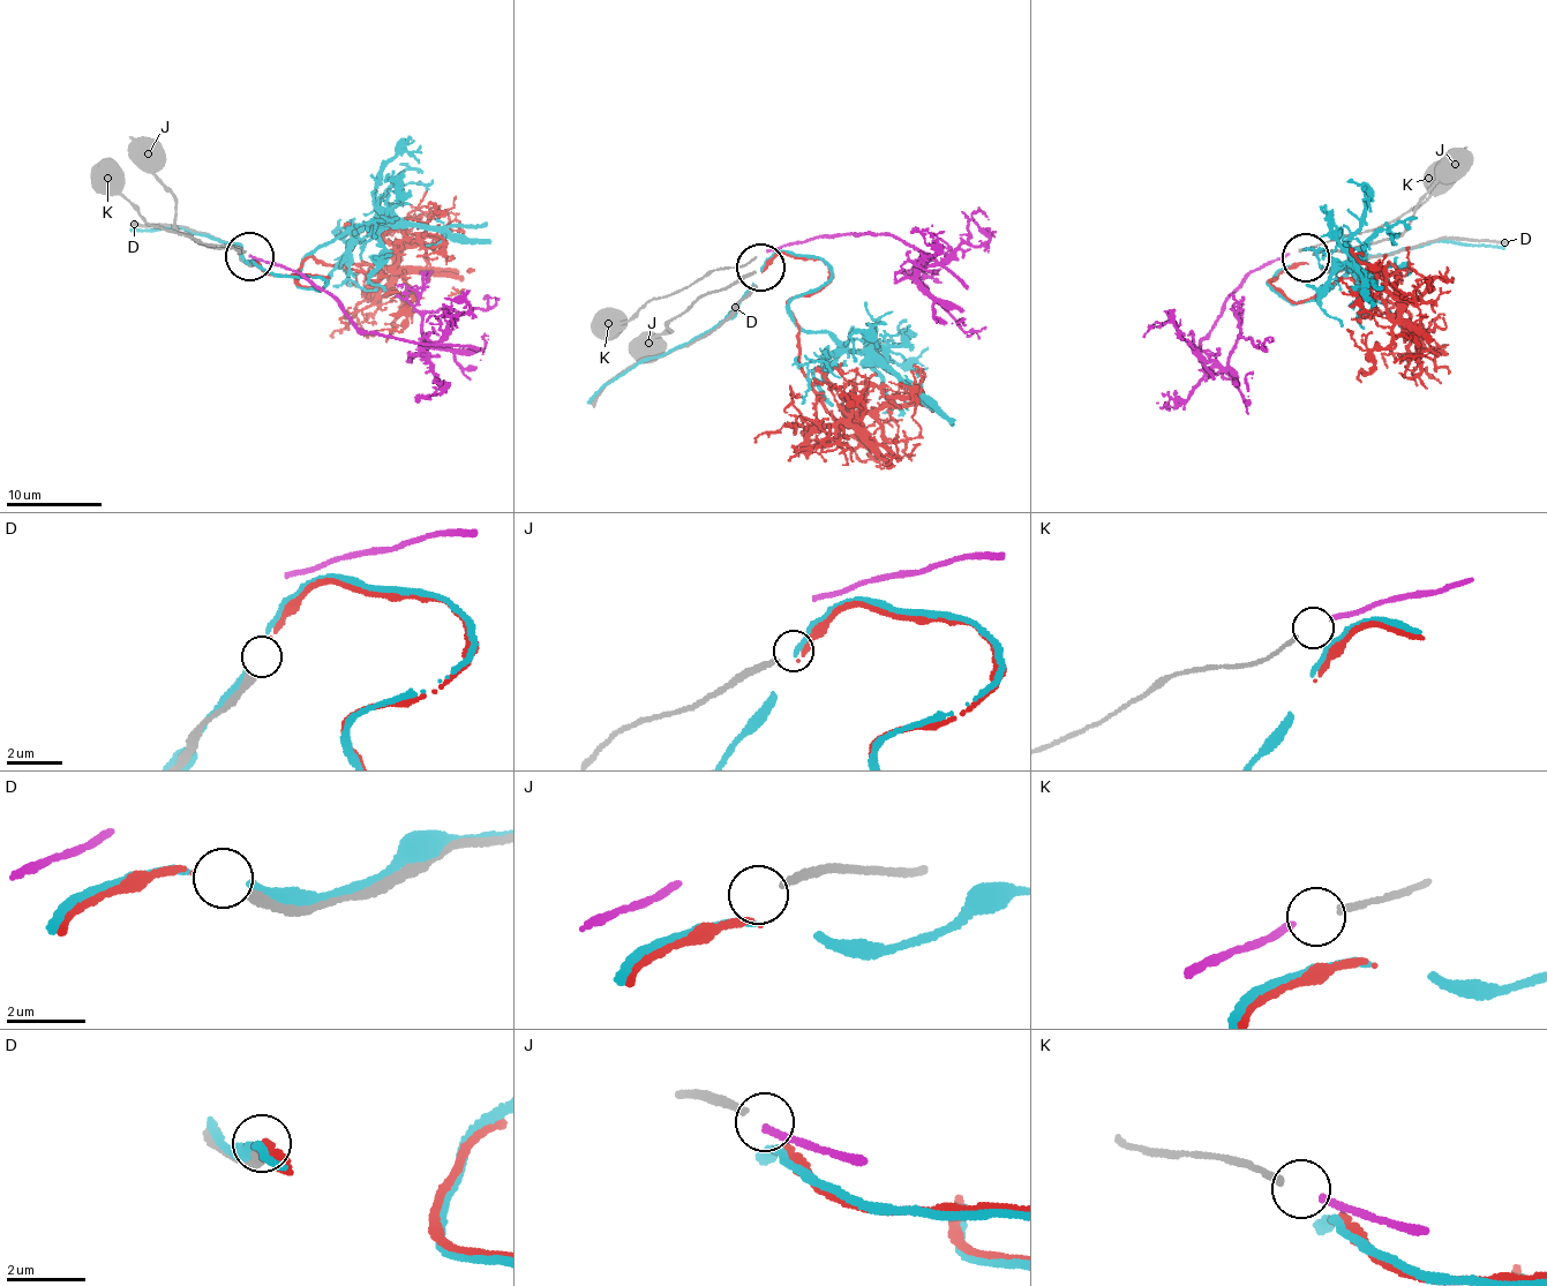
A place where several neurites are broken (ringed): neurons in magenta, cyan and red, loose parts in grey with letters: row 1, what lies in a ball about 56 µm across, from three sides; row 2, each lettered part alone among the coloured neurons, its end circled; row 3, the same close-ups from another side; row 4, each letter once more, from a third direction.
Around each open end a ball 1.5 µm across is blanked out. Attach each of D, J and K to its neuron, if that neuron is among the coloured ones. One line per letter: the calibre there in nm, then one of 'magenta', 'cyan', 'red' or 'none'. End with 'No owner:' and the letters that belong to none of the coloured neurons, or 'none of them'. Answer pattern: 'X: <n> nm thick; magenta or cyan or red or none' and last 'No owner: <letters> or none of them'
D: 280 nm thick; red
J: 190 nm thick; none
K: 140 nm thick; magenta
No owner: J

